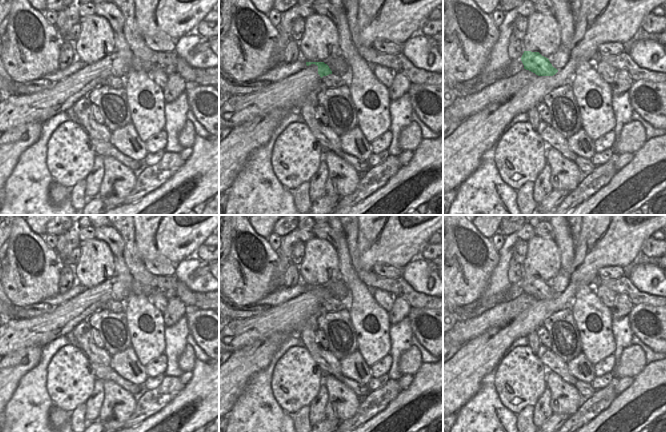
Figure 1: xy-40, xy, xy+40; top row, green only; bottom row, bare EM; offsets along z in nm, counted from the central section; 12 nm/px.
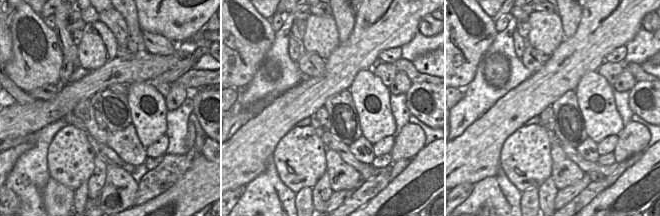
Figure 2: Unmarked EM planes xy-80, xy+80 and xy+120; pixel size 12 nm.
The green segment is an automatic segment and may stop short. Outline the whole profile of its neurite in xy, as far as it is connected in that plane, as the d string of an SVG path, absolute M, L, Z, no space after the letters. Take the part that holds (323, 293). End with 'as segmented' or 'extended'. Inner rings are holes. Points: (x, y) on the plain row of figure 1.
M306 286L307 290L311 288L315 288L318 290L318 298L321 301L322 311L337 312L348 308L348 304L346 304L344 300L334 298L329 290L324 286Z; extended

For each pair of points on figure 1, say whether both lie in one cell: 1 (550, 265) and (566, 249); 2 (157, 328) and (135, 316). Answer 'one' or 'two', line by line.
1: two
2: one

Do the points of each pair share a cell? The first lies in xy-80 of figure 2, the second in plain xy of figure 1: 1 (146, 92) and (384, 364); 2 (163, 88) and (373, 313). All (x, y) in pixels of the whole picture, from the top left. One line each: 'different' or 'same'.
1: different
2: different

